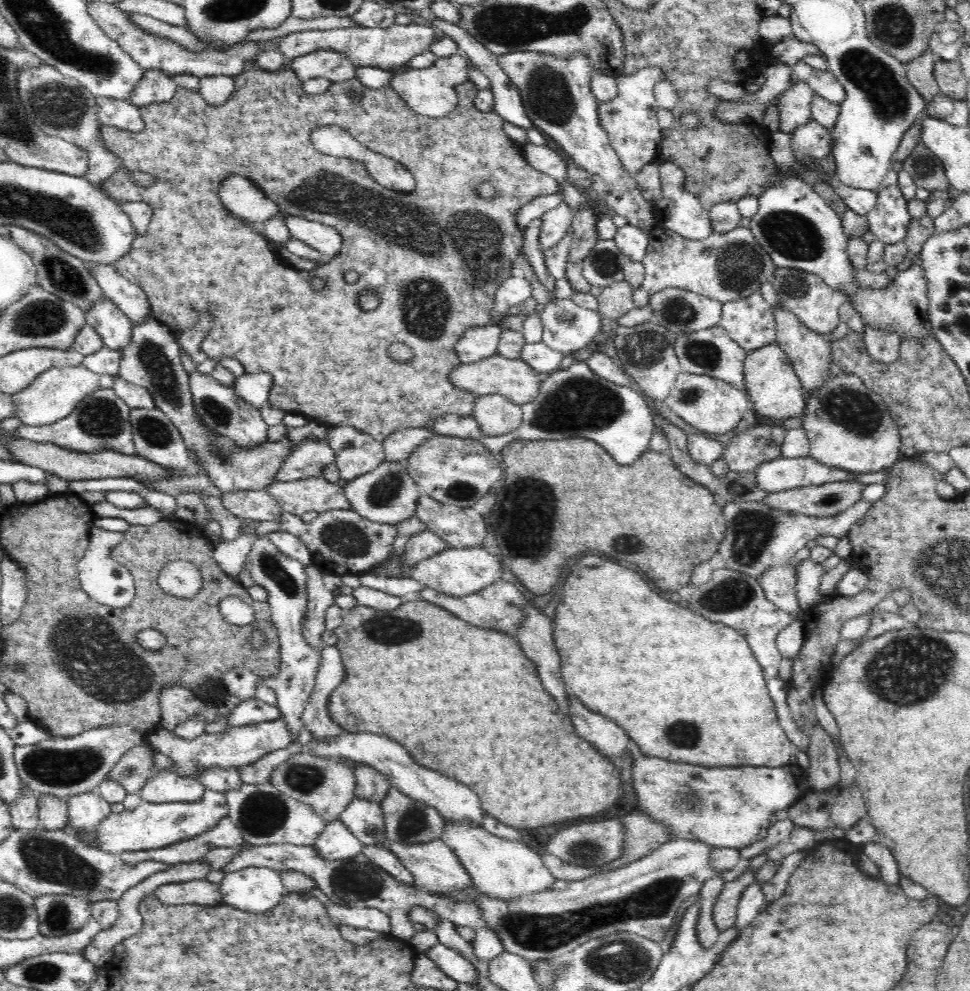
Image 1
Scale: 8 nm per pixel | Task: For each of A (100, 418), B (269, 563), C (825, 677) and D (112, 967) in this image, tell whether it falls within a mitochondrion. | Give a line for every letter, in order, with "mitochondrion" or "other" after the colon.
A: mitochondrion
B: mitochondrion
C: other
D: other

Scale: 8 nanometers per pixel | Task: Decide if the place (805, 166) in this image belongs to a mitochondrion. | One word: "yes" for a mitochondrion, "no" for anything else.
no

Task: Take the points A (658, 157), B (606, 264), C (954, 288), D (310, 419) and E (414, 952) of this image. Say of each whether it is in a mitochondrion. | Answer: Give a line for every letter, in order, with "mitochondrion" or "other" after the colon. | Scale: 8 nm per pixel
A: other
B: mitochondrion
C: other
D: other
E: other

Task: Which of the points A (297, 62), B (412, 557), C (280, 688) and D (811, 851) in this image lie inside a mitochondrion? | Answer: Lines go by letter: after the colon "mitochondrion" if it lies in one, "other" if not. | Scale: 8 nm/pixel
A: other
B: other
C: other
D: other

